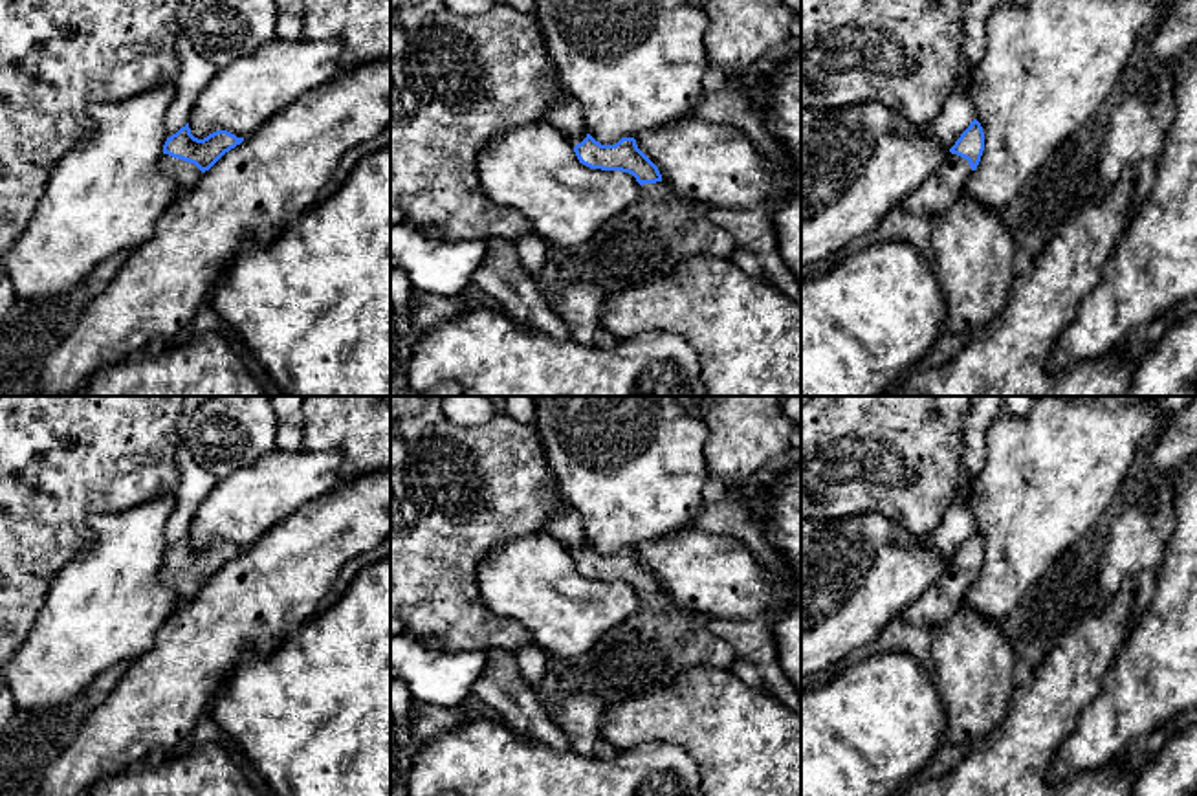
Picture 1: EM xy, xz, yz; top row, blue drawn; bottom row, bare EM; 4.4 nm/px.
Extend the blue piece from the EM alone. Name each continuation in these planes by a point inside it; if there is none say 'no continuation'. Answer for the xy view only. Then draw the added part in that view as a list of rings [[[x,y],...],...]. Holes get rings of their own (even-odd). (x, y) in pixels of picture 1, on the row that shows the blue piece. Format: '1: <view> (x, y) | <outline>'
1: xy (186, 175) | [[[169,154],[161,156],[159,167],[165,176],[180,185],[181,193],[191,191],[203,174],[194,163],[172,158]]]

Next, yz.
1: yz (946, 184) | [[[950,152],[939,169],[900,207],[928,216],[944,213],[964,194],[970,174],[968,160]]]

